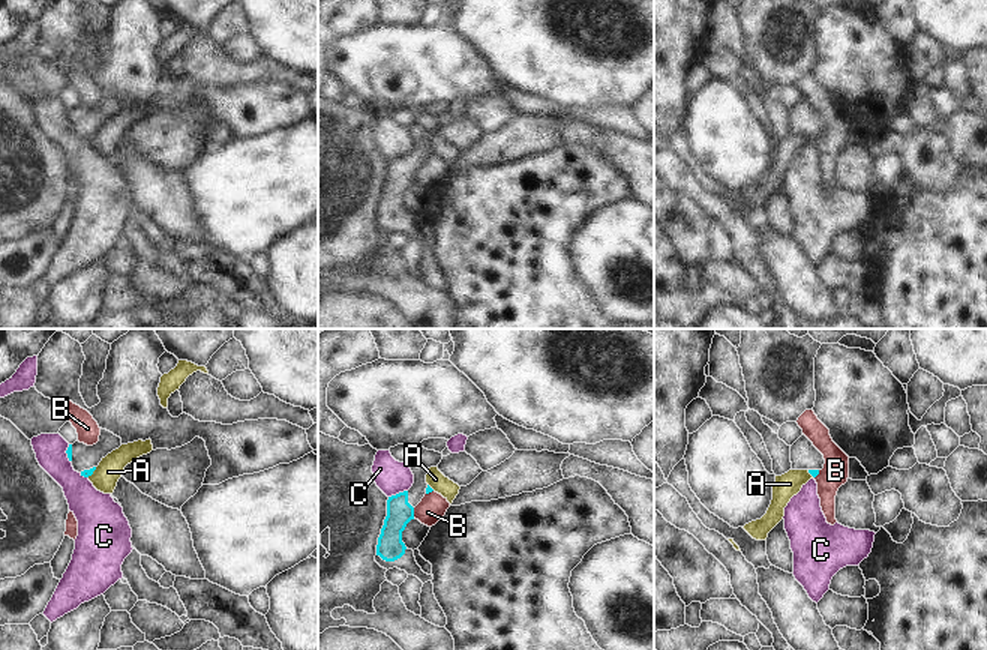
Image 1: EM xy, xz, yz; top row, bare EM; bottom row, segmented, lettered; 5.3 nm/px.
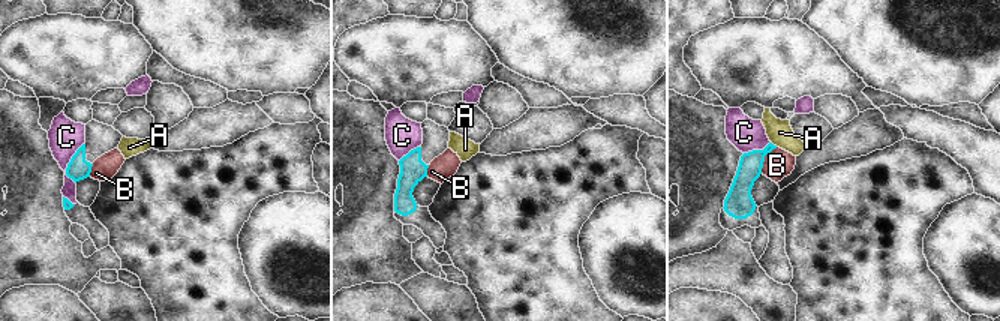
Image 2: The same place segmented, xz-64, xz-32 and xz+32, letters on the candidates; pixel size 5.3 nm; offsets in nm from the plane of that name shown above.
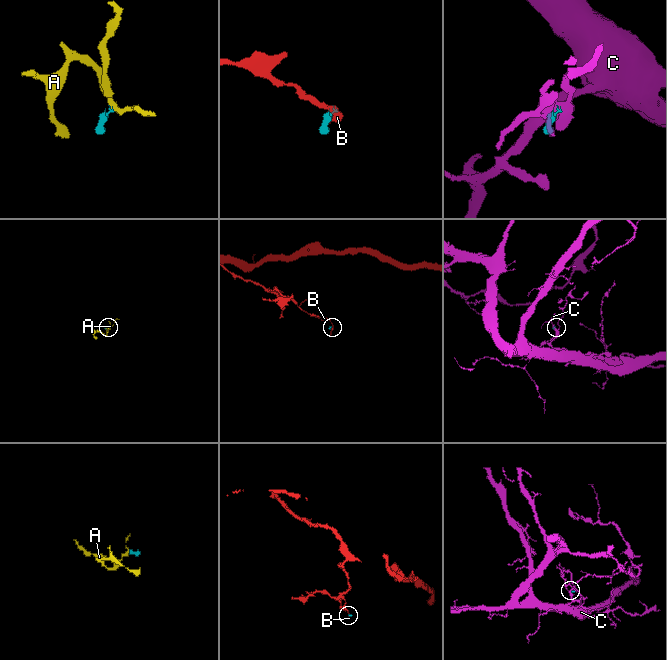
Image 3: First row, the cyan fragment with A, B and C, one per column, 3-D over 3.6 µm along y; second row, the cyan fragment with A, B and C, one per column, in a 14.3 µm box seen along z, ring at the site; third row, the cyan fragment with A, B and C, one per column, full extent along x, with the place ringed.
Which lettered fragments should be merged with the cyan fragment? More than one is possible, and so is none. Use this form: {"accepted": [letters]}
{"accepted": []}

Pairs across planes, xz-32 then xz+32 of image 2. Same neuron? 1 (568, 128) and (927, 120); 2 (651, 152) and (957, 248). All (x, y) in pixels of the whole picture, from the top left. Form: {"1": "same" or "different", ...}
{"1": "different", "2": "different"}

